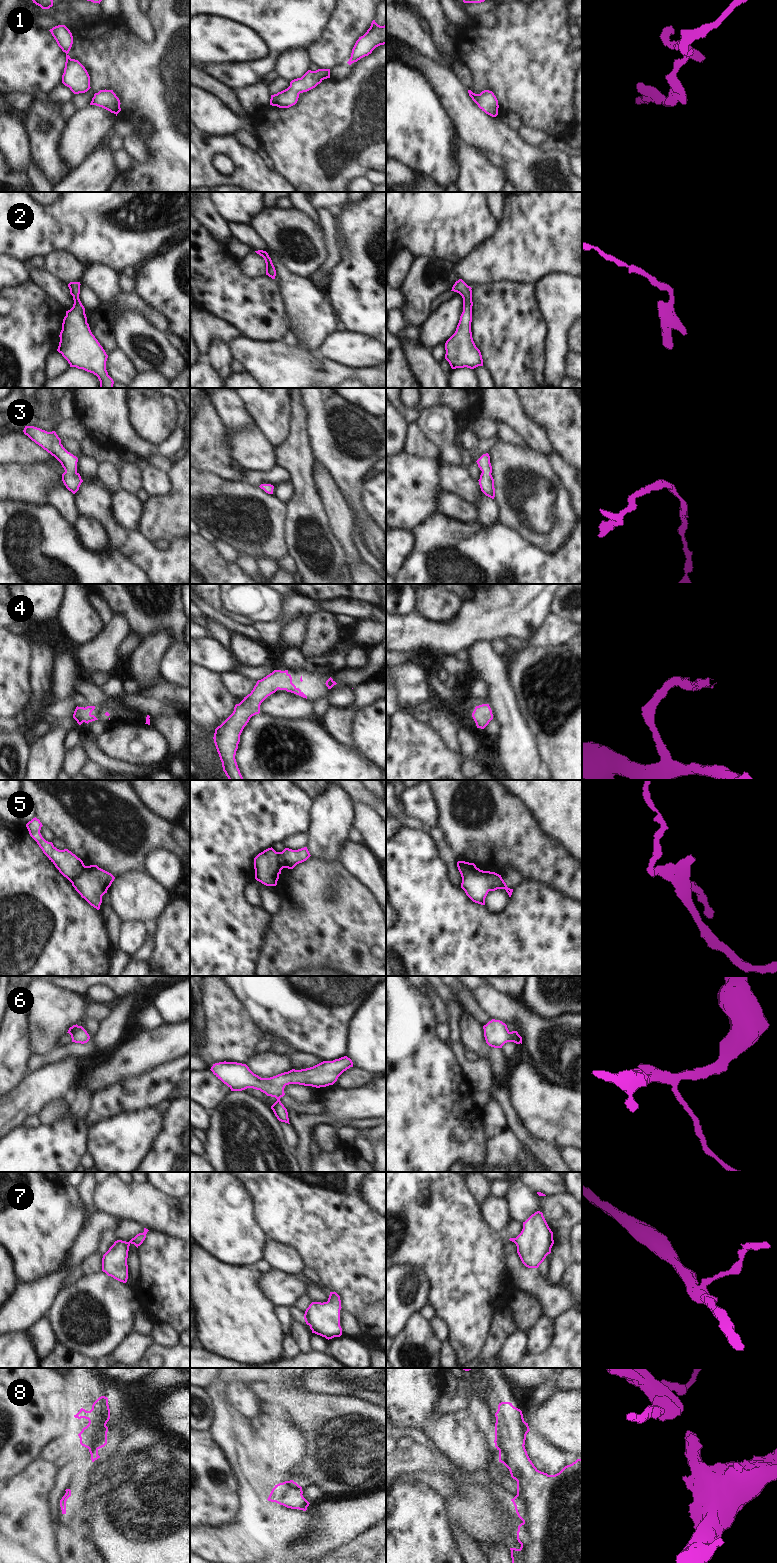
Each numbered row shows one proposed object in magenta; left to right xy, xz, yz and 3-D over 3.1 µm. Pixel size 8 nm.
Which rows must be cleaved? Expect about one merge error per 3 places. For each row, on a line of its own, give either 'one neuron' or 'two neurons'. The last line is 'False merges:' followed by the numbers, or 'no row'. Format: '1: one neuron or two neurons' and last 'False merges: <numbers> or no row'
1: one neuron
2: one neuron
3: one neuron
4: one neuron
5: two neurons
6: one neuron
7: one neuron
8: one neuron
False merges: 5

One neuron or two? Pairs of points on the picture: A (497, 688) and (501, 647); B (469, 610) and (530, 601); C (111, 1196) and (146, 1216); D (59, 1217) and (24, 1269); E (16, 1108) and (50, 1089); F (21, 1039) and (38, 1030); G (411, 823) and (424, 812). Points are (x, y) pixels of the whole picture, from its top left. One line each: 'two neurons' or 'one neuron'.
A: two neurons
B: one neuron
C: one neuron
D: one neuron
E: one neuron
F: two neurons
G: two neurons

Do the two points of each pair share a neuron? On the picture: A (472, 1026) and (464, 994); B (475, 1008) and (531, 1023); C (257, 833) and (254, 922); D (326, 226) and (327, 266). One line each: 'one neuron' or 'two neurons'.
A: two neurons
B: two neurons
C: one neuron
D: one neuron

